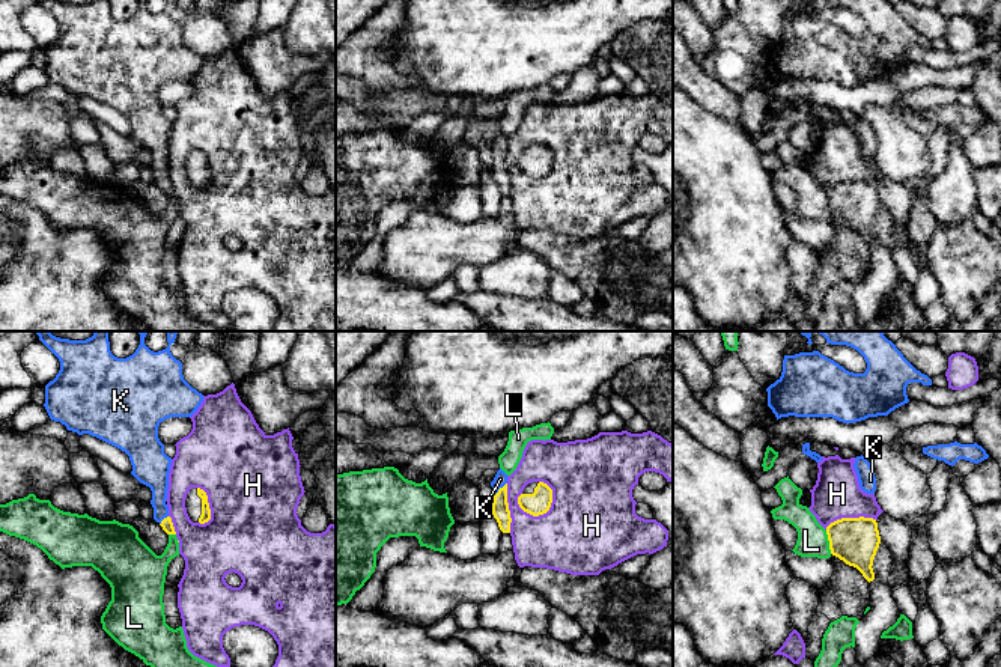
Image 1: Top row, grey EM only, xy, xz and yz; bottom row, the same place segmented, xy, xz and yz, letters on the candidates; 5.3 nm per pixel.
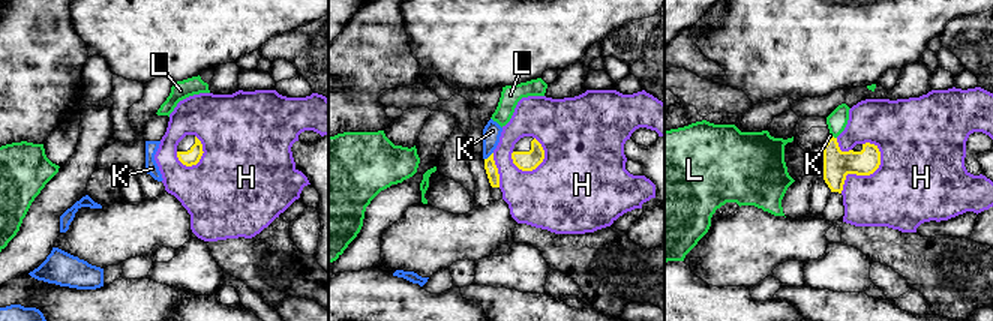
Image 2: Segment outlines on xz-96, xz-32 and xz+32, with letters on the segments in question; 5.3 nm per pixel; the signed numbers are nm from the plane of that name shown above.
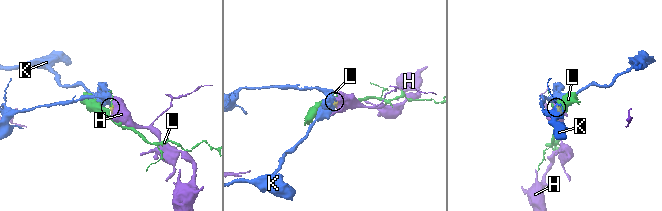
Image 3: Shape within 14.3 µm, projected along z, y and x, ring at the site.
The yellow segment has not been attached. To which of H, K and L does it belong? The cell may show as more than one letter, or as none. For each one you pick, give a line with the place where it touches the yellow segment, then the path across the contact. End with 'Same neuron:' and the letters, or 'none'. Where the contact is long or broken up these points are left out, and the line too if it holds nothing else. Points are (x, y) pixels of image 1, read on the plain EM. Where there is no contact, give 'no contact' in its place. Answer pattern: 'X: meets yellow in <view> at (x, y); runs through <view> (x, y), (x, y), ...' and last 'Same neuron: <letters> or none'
K: meets yellow in xz at (500, 151); runs through xz (500, 170), (500, 151), (500, 142)
Same neuron: K

